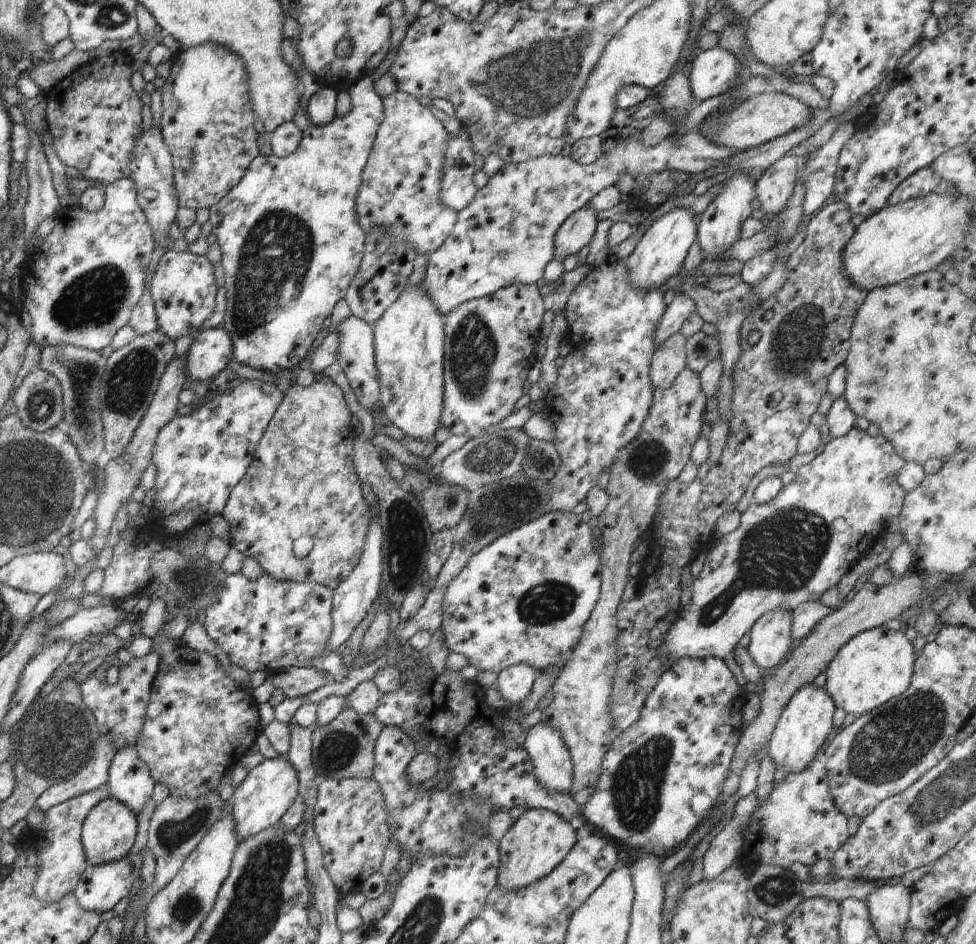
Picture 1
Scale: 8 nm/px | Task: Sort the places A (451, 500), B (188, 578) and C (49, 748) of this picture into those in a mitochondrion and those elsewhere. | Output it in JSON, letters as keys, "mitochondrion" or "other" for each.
{"A":"mitochondrion","B":"mitochondrion","C":"mitochondrion"}

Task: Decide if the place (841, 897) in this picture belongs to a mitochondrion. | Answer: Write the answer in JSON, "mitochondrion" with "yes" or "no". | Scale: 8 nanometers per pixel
{"mitochondrion":"no"}

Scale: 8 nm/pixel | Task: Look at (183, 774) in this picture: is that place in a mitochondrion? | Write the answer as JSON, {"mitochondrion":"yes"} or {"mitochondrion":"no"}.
{"mitochondrion":"no"}

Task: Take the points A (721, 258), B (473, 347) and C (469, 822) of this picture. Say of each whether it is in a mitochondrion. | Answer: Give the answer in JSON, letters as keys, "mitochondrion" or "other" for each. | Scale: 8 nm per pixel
{"A":"other","B":"mitochondrion","C":"mitochondrion"}

